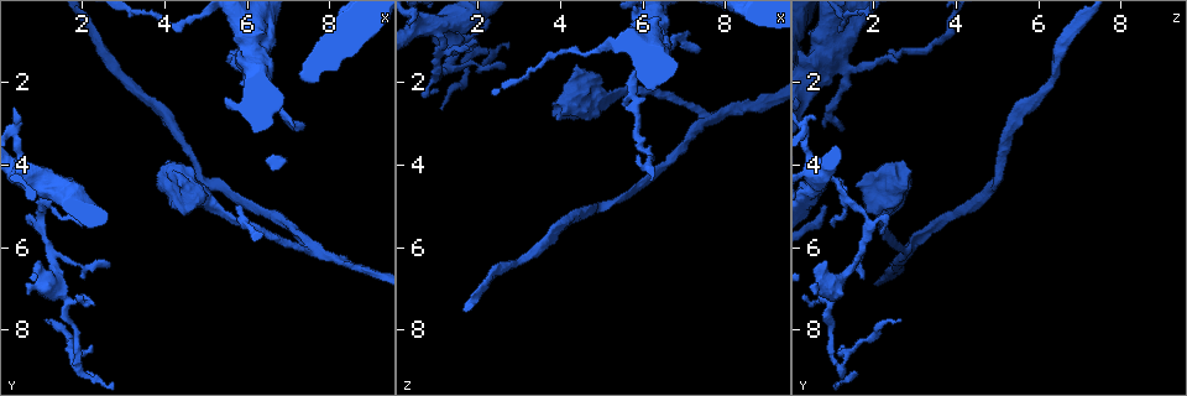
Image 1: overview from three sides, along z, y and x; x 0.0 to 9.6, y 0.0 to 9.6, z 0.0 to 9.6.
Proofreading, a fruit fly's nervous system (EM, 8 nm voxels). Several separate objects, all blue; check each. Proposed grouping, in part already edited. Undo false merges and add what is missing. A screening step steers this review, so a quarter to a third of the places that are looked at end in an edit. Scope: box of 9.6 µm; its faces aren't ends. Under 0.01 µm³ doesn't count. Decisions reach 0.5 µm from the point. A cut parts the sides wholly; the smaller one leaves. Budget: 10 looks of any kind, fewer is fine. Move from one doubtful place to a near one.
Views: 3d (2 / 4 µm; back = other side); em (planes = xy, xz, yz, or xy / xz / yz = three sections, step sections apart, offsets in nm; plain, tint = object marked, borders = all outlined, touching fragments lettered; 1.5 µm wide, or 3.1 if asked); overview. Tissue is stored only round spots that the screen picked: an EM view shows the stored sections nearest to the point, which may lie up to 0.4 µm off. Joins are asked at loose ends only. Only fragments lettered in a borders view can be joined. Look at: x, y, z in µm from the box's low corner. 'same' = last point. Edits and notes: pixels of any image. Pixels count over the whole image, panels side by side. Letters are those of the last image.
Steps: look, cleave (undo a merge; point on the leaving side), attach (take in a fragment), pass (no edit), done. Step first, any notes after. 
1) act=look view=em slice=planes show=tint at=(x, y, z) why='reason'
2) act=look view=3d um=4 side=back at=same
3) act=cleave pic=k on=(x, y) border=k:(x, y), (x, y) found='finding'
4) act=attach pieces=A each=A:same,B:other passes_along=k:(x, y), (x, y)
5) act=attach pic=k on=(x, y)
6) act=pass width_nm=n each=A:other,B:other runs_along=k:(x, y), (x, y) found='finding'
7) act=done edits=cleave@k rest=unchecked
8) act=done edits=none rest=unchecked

act=look view=3d um=4 side=back at=(1.85, 8.60, 0.90) why='a fork'

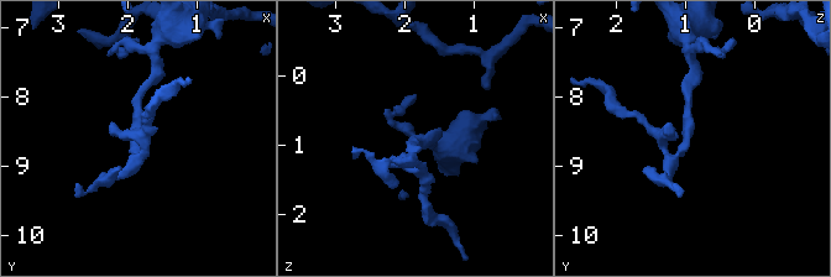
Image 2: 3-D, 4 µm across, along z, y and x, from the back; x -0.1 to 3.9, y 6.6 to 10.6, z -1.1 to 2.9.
act=look view=em slice=planes show=borders at=(1.90, 8.55, 1.00) arms=3

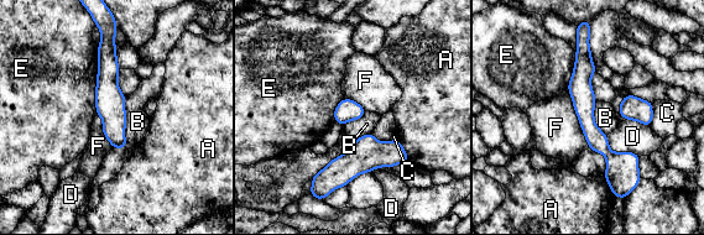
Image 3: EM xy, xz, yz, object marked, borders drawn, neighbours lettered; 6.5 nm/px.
act=pass longest_contact=E:440nm each=A:other,B:other,C:other,D:other,E:other,F:other runs_along=3:(584, 35), (584, 111), (613, 179) found='one neuron here'

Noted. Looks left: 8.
act=look view=3d um=4 at=(5.80, 5.00, 0.80) why='thin end'

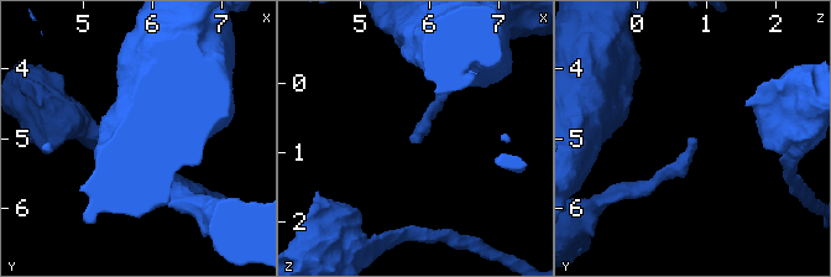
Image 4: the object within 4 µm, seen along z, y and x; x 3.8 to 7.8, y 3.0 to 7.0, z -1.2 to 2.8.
act=look view=em slice=planes show=borders at=(5.75, 5.05, 0.80) why='shape alone is not enough'

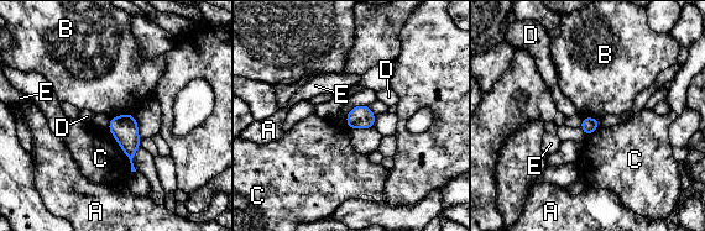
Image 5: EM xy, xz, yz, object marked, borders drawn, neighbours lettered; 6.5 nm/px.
act=pass width_nm=100 each=A:other,B:other,C:other,D:other,E:other border=5:(108, 130), (129, 159), (131, 171) found='no lettered fragment goes on from it'

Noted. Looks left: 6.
act=look view=em slice=planes show=plain at=(7.50, 6.00, 2.85) why='abrupt turn'

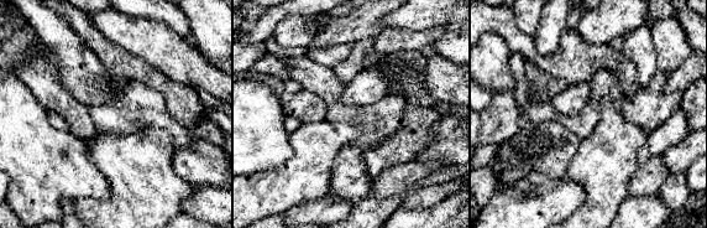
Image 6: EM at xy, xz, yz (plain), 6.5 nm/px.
act=look view=em slice=planes show=borders at=same

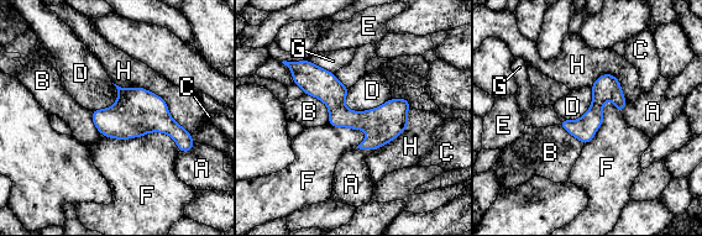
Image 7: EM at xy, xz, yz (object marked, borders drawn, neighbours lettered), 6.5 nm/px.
act=pass longest_contact=H:600nm each=A:other,B:other,C:other,D:other,E:other,F:other,G:other,H:other runs_along=7:(297, 71), (350, 119), (403, 126) found='one neuron here'

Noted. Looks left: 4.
act=look view=3d um=4 at=(2.70, 6.30, 1.50) why='branch stops here'

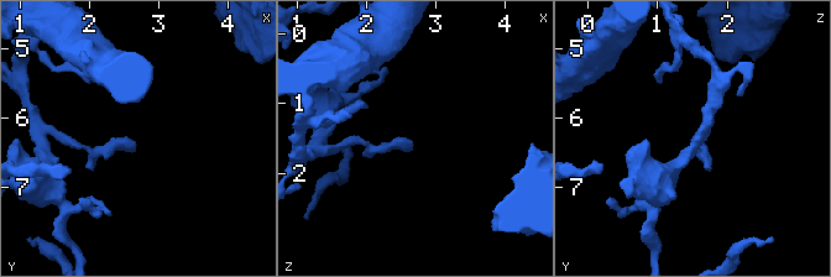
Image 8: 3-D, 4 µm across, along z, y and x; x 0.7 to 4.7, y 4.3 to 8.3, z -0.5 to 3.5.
act=look view=em slice=xy step=4 show=tint at=(2.70, 6.40, 1.55) why='need the tissue'

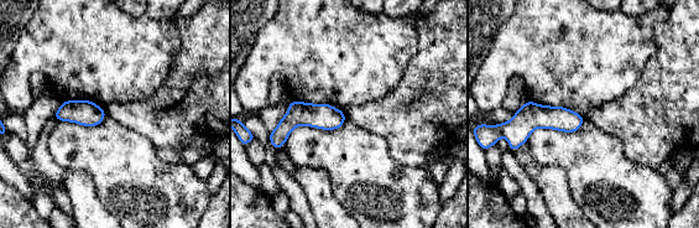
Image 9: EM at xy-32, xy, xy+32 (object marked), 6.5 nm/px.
act=look view=em slice=planes show=borders at=same why='cut it another way'

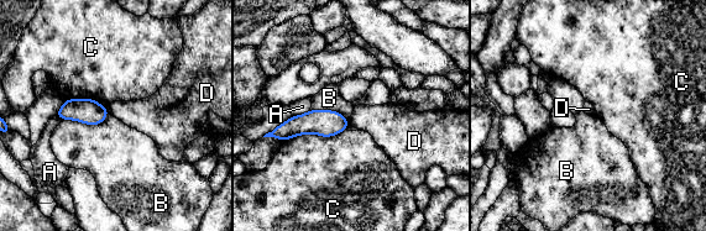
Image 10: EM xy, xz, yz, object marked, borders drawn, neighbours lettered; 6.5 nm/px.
act=pass width_nm=160 each=A:other,B:other,C:other,D:other border=10:(105, 108), (109, 111) found='no lettered fragment goes on from it'

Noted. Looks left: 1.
act=done edits=none rest=unchecked

